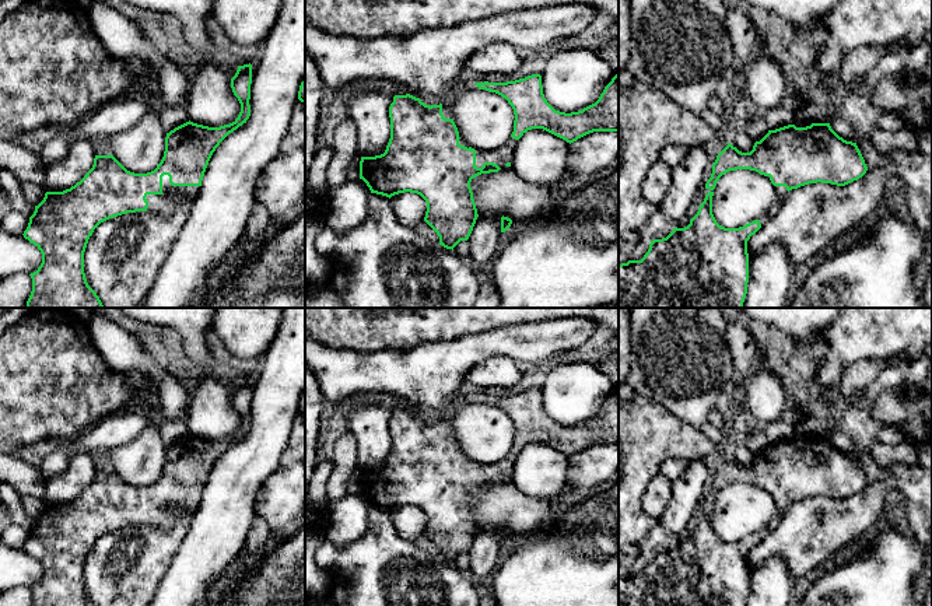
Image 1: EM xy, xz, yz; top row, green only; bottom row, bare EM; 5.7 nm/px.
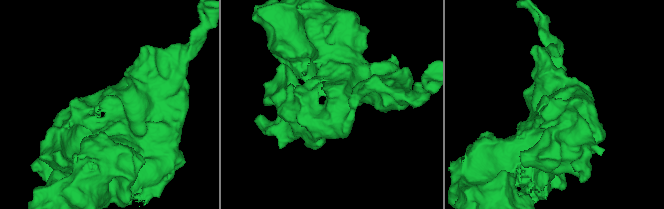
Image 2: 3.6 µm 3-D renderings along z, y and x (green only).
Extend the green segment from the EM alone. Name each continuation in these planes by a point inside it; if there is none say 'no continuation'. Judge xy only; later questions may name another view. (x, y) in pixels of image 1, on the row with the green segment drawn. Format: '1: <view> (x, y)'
1: xy (168, 202)

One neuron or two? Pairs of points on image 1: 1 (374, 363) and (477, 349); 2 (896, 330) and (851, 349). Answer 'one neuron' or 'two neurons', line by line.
1: one neuron
2: one neuron

